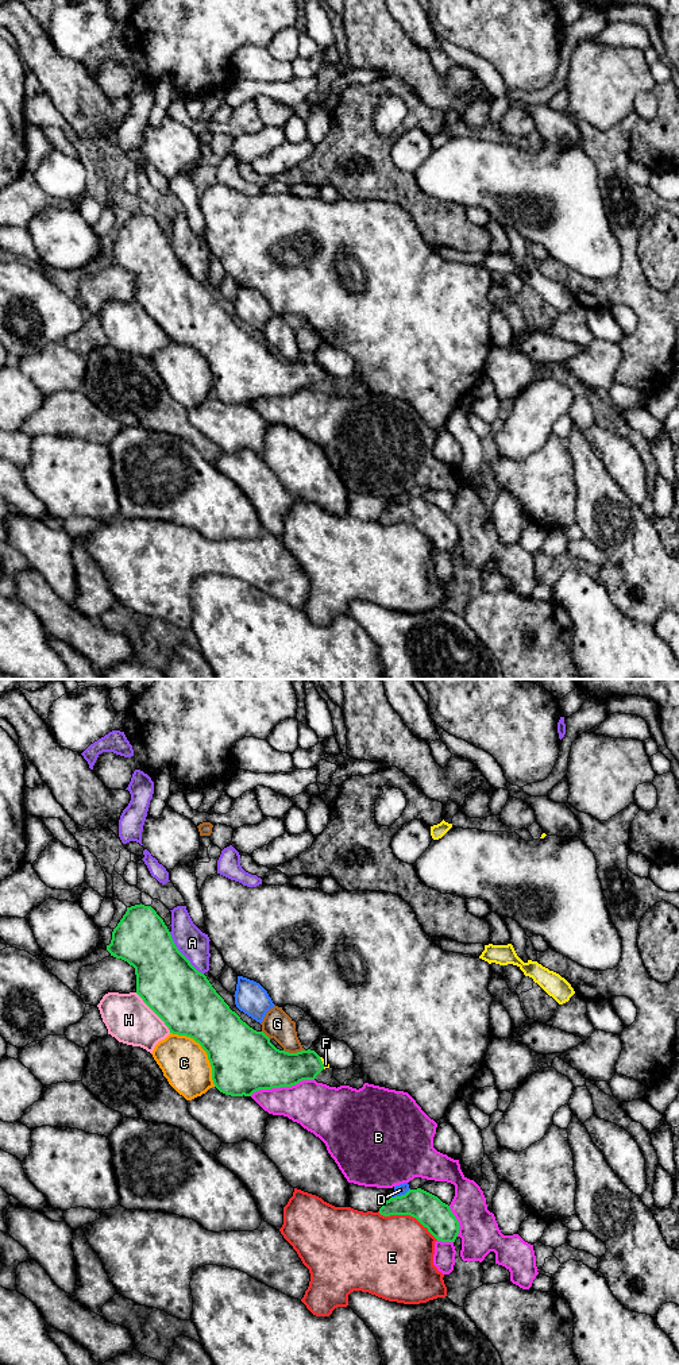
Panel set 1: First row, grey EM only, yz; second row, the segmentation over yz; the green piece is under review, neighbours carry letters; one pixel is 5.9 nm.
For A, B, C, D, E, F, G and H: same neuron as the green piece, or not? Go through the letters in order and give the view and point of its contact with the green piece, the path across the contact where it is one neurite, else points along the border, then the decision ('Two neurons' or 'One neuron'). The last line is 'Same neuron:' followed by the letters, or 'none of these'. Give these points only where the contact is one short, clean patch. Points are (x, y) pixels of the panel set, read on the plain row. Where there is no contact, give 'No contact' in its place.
A: Touches green at yz (181, 262). Two neurons
B: Touches green at yz (281, 394). Two neurons
C: Touches green at yz (204, 358). Two neurons
D: Touches green at yz (401, 504). Two neurons
E: Touches green at yz (408, 523). Two neurons
F: Touches green at yz (321, 371). Path across: yz (281, 377), (321, 371), (326, 373). One neuron
G: Touches green at yz (294, 362). Two neurons
H: Touches green at yz (154, 320). Two neurons
Same neuron: F

